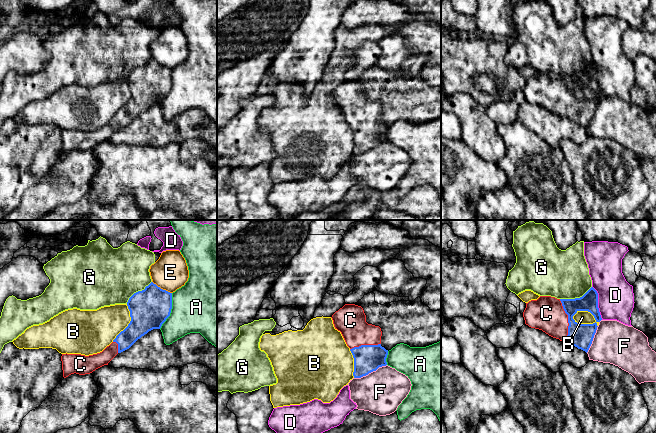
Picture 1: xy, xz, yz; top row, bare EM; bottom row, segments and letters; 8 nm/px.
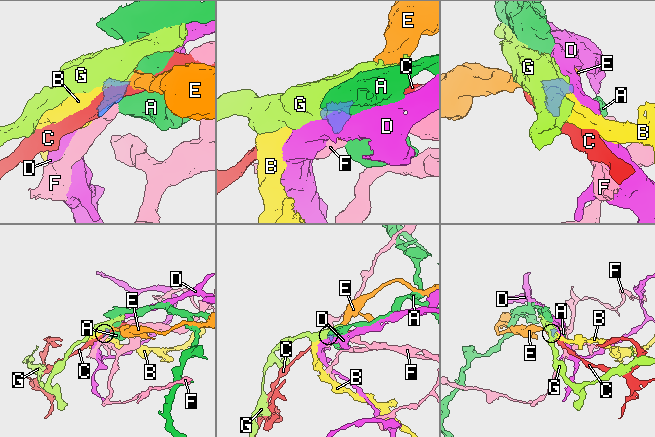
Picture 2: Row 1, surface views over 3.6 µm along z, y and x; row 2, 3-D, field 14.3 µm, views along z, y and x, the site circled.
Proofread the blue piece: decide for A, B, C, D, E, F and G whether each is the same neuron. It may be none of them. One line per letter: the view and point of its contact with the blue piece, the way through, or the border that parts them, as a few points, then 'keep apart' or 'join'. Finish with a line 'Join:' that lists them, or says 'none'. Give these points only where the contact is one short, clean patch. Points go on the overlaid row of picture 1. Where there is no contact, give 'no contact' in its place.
A: contact xy (170, 311); border xy (172, 293), (170, 315), (159, 328); keep apart
B: contact yz (585, 324); border yz (572, 316), (579, 323), (595, 322), (597, 326); keep apart
C: contact yz (568, 320); join
D: contact yz (597, 303); border yz (592, 286), (597, 293), (597, 307), (602, 319); keep apart
E: contact xy (162, 289); keep apart
F: contact xz (370, 372); keep apart
G: contact yz (575, 298); border yz (591, 286), (579, 297), (560, 299); keep apart
Join: C

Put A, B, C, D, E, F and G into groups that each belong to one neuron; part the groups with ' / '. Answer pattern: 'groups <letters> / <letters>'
groups A / B / C / D / E / F / G

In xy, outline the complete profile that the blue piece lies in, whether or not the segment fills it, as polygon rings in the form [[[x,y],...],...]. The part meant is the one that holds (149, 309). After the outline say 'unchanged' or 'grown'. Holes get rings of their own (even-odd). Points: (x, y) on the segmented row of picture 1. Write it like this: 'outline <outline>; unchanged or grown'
outline [[[151,282],[144,290],[134,293],[127,302],[130,311],[131,321],[128,326],[121,331],[113,342],[102,352],[85,356],[81,354],[62,354],[63,377],[71,374],[85,375],[90,374],[96,369],[108,365],[108,363],[118,354],[129,349],[138,339],[153,329],[160,329],[162,324],[170,316],[172,309],[172,293],[161,289]]]; grown

